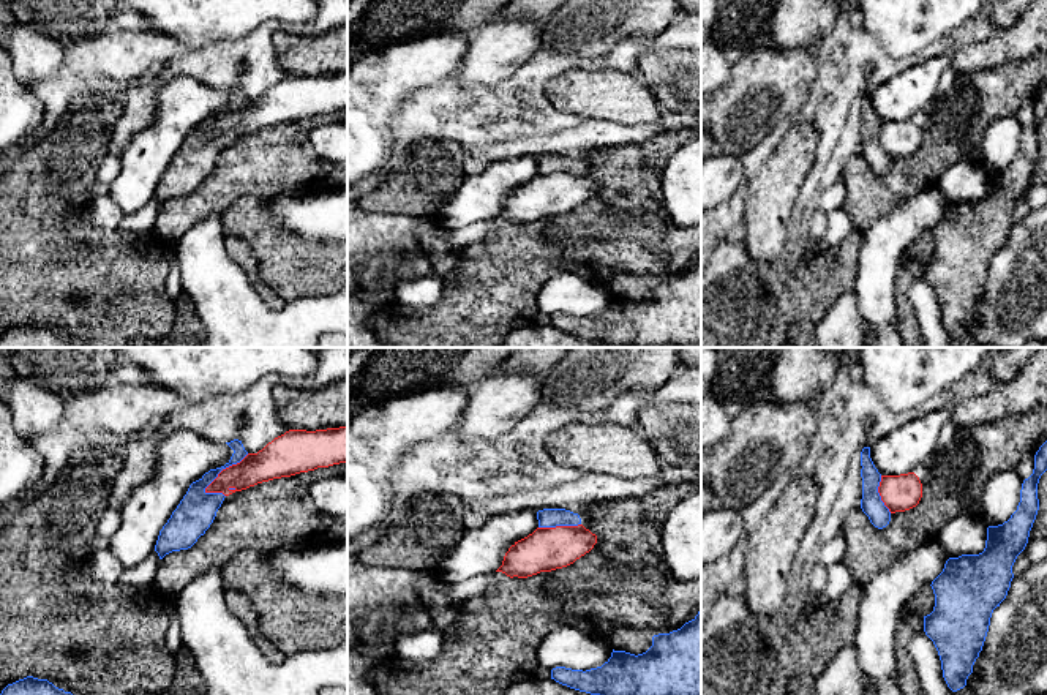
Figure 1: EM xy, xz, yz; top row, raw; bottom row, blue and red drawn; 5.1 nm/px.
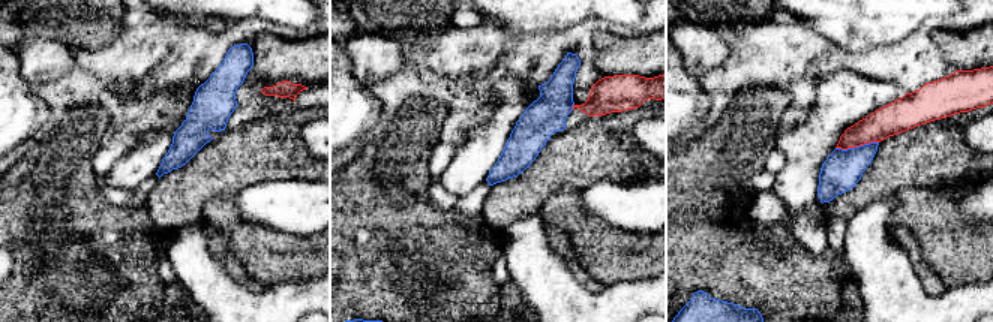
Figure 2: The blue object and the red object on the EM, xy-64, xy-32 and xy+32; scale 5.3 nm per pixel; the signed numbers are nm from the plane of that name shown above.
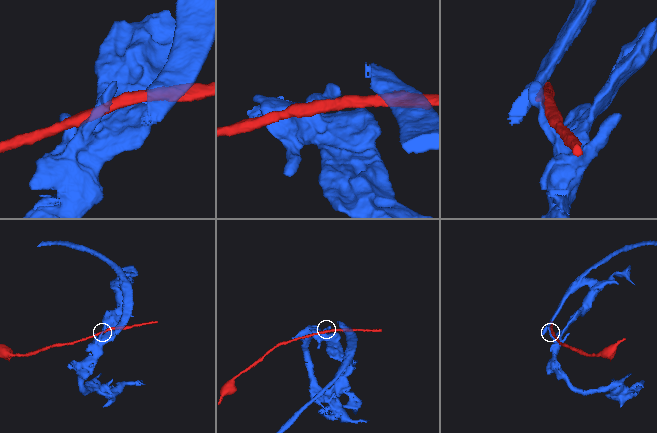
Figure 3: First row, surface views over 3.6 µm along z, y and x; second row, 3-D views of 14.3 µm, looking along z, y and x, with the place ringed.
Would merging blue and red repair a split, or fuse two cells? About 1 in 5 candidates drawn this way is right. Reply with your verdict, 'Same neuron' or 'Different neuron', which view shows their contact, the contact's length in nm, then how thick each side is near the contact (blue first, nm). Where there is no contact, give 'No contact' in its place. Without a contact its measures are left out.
Different neuron. Touches blue in xy. Shared border 300 nm. Thickness 190 nm (blue) against 170 nm

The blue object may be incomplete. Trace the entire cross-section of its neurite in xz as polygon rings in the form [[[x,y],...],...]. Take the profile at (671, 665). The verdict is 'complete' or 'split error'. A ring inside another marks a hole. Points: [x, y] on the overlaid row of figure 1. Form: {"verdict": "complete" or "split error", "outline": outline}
{"verdict": "complete", "outline": [[[701,610],[681,629],[654,635],[652,646],[643,654],[613,649],[611,657],[602,667],[586,671],[556,667],[551,670],[551,679],[591,695],[701,695]]]}

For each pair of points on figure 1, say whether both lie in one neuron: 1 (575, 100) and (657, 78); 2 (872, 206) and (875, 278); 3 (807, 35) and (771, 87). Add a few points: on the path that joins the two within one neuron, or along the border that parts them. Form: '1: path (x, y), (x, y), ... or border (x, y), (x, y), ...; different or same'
1: border (634, 76), (662, 106); different
2: border (902, 201), (883, 214), (863, 234); different
3: border (769, 46), (776, 49), (810, 49); different

